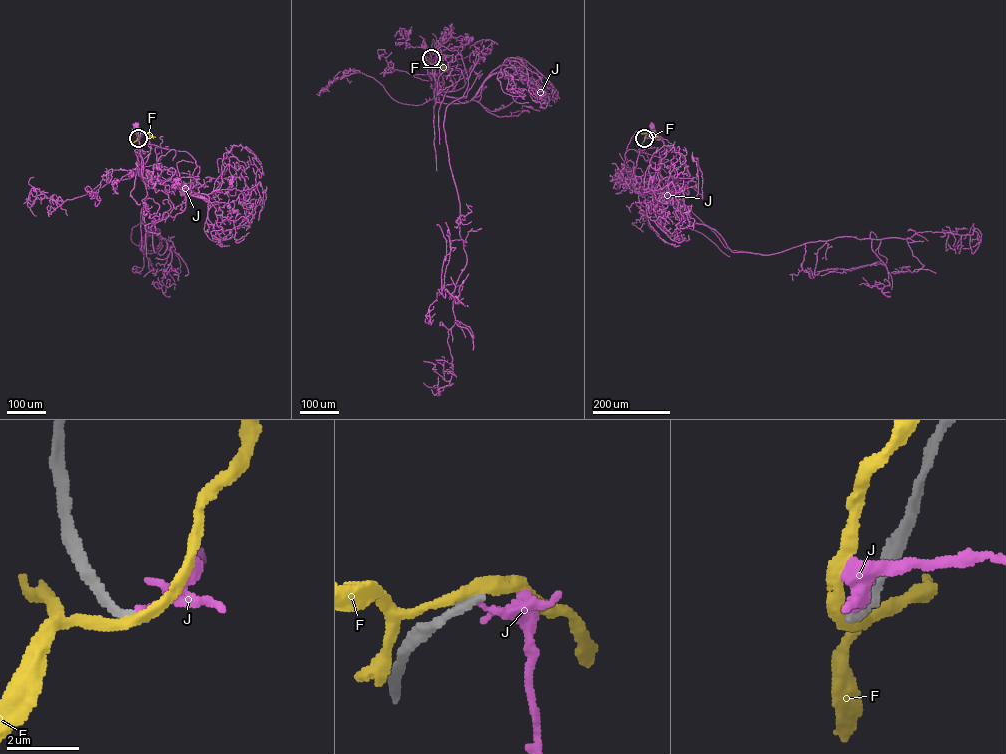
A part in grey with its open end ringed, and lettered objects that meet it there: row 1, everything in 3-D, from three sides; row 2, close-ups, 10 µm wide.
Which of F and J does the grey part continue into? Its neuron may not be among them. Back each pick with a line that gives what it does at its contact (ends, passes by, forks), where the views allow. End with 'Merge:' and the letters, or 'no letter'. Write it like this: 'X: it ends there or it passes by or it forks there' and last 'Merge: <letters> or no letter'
Merge: no letter

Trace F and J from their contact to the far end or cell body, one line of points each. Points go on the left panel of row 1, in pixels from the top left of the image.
F: (138, 138), (141, 132), (155, 137)
J: (138, 138), (136, 126)

